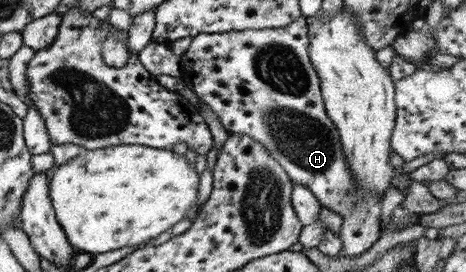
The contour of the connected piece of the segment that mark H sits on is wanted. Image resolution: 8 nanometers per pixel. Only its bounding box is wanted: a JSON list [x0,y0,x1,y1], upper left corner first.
[180,16,381,256]

